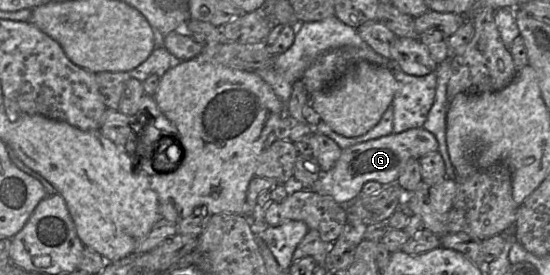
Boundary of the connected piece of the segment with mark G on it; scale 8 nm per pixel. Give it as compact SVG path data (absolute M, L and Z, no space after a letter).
M423 127L411 128L400 133L391 133L390 135L382 136L377 139L358 143L343 149L334 167L324 172L309 189L303 190L311 190L321 195L330 196L339 204L351 203L350 201L360 196L362 187L366 182L377 181L382 185L397 182L402 169L409 159L420 159L430 152L438 151L438 148L438 141L434 134Z

